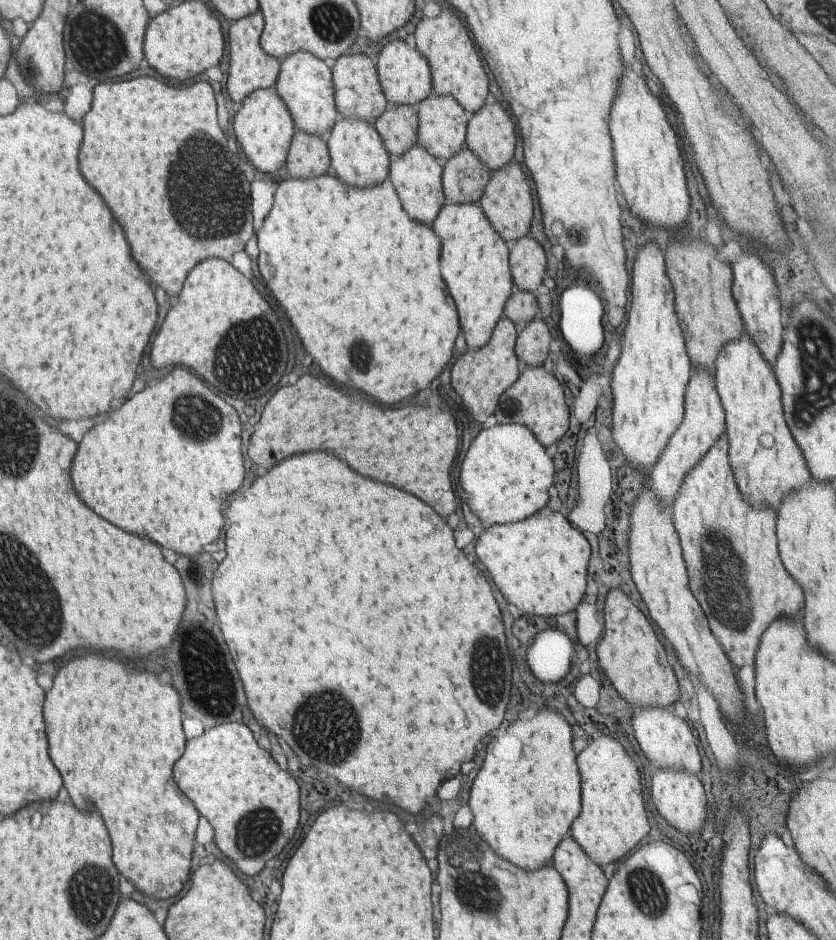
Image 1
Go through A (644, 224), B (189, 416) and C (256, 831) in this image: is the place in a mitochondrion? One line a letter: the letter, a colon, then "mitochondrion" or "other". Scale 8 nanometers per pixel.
A: other
B: mitochondrion
C: mitochondrion

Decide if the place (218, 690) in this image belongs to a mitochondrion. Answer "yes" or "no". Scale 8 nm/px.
yes

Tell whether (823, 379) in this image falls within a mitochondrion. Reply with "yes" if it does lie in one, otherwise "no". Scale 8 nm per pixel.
yes

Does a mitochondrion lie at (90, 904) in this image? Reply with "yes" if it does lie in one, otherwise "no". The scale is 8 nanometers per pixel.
yes

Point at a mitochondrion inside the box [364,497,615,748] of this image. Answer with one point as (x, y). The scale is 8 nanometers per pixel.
(487, 660)

